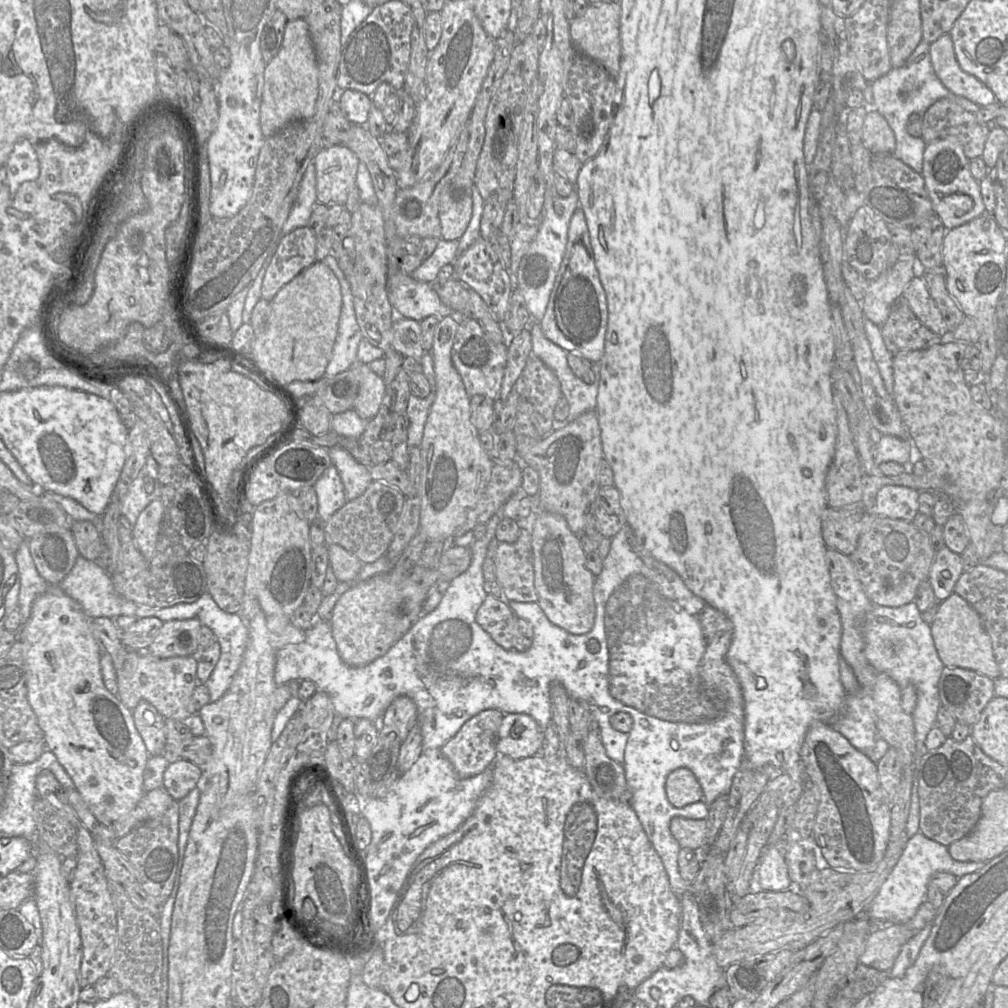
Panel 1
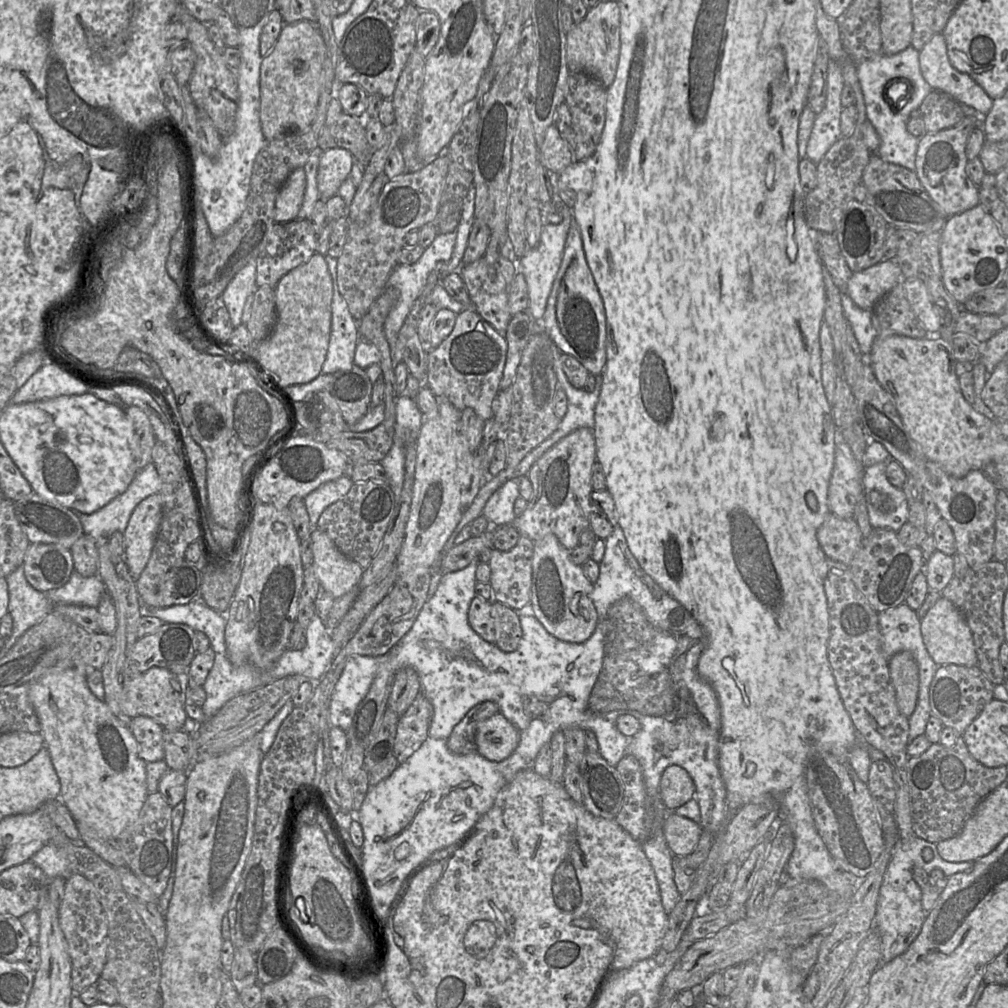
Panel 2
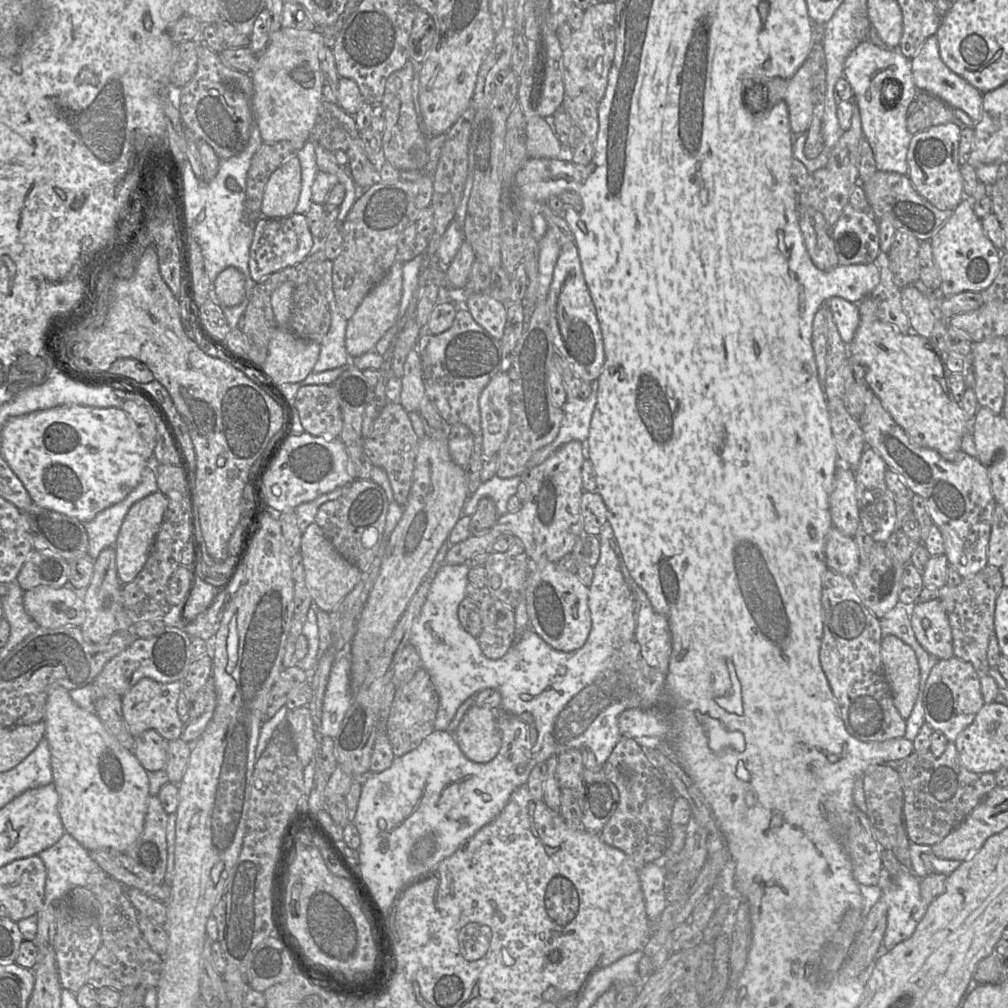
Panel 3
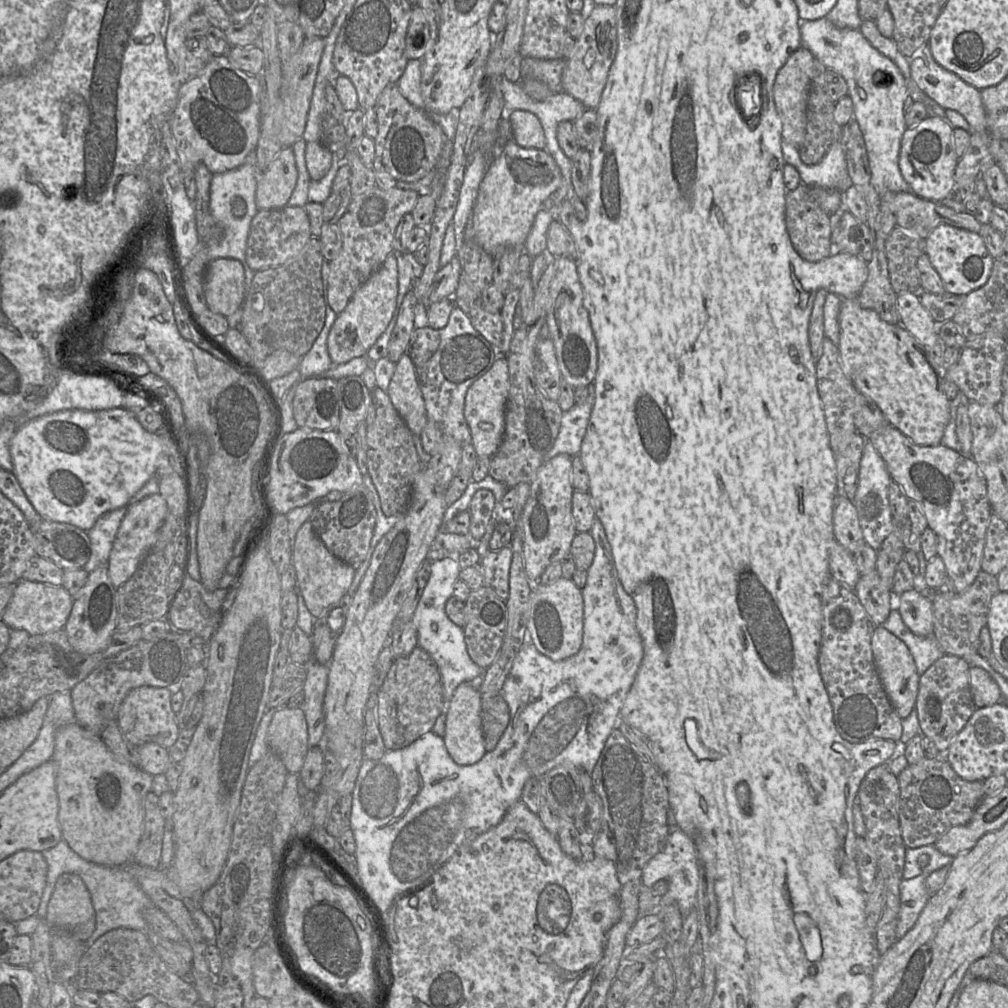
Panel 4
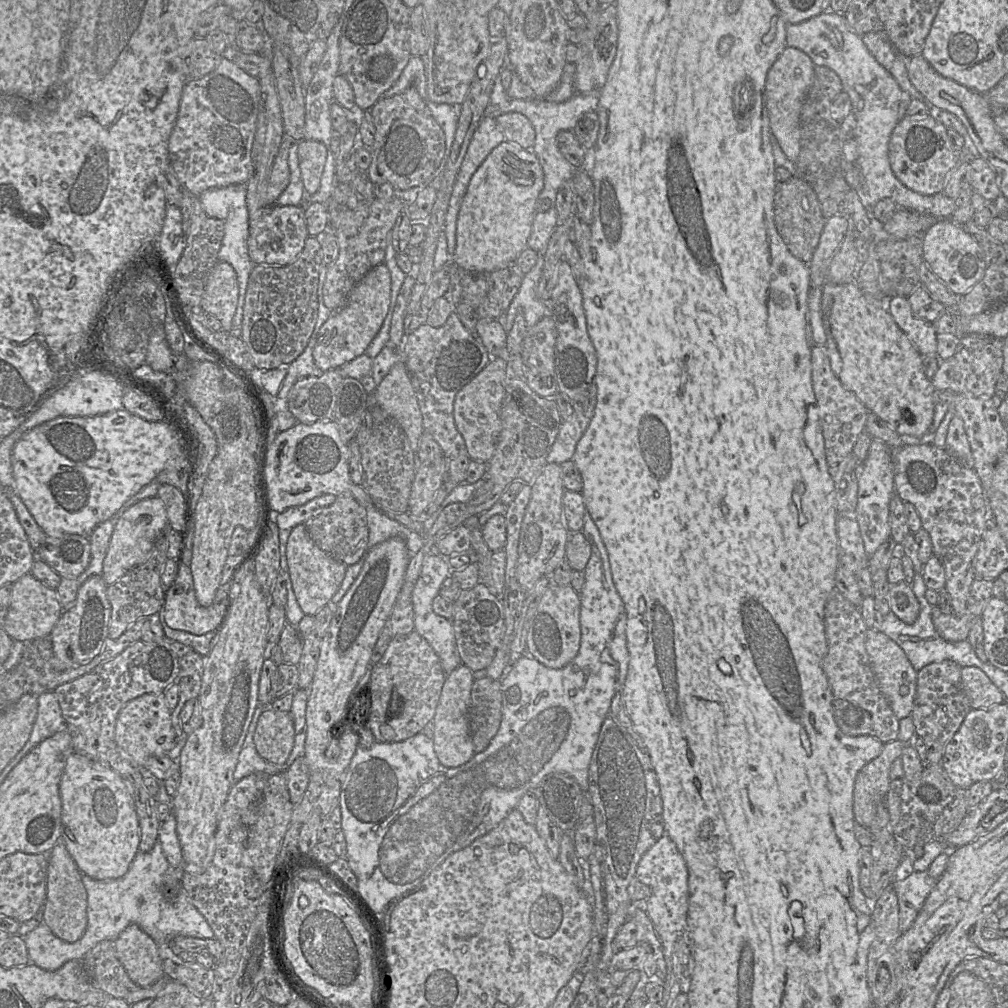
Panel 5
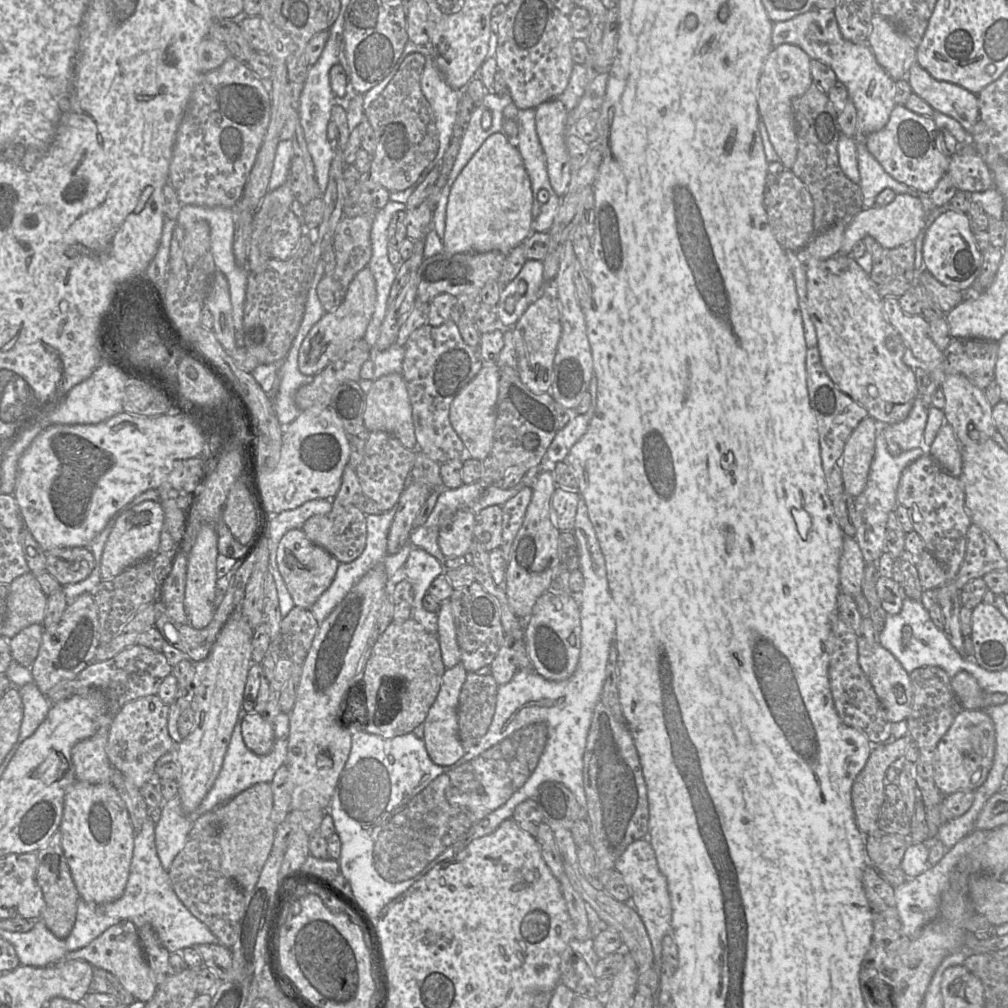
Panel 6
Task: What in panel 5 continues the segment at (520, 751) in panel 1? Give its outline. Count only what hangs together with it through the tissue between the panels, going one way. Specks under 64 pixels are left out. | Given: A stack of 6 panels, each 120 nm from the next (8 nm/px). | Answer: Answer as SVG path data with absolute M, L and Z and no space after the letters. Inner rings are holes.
M463 663L446 675L436 712L432 719L434 723L434 736L432 738L434 750L440 763L447 768L459 767L475 755L468 720L473 682L472 671Z

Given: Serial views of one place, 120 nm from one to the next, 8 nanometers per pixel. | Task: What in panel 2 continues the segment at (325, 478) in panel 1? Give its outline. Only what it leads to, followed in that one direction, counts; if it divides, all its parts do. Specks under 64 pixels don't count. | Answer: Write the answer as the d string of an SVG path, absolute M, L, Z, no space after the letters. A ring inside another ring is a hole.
M348 475L323 483L304 497L311 527L317 527L322 512L331 504L344 497L350 490L353 481Z

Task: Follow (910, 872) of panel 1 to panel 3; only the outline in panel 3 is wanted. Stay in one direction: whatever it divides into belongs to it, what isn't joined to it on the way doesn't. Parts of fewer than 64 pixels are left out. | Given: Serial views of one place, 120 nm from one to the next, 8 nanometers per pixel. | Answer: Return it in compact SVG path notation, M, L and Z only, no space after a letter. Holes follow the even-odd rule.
M910 842L909 853L915 876L911 875L906 867L903 867L902 870L893 877L889 876L882 868L882 878L880 878L878 883L882 891L882 899L887 905L886 930L883 937L883 948L886 951L891 950L900 942L908 939L914 933L918 923L926 912L928 905L923 901L920 895L920 879L927 876L927 869L921 859L921 854L927 854L934 870L946 876L950 875L960 866L961 862L963 862L937 857L933 853L930 845L920 845Z

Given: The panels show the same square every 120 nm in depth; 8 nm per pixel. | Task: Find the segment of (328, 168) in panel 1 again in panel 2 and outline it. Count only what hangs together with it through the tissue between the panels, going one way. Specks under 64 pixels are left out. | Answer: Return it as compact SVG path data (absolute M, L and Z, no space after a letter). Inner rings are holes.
M343 148L321 151L317 186L320 200L328 200L338 194L341 184L350 176L354 158Z

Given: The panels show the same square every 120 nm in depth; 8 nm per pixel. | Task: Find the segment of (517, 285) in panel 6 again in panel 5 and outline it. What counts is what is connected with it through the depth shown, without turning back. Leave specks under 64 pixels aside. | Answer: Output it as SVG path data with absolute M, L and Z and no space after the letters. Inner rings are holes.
M540 254L535 266L523 275L520 288L509 305L506 314L501 314L499 317L498 321L506 333L511 330L519 311L522 311L528 328L534 326L543 317L551 317L551 311L543 303L551 301L552 297L540 300L536 296L536 288L542 274L543 266L544 258L543 254Z

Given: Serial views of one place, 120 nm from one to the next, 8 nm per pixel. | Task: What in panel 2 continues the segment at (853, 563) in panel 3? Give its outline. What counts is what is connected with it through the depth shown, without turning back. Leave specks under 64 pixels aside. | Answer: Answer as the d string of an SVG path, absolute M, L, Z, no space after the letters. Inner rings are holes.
M829 514L817 530L818 544L828 560L850 565L862 544L862 533L855 518L839 518Z

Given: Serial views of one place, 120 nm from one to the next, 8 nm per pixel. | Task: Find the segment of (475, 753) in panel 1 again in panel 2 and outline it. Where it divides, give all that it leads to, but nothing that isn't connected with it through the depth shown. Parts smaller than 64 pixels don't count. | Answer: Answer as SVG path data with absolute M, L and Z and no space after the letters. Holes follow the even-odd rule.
M485 701L472 707L454 726L447 739L448 749L457 755L475 752L475 734L478 725L498 712L499 707L493 701Z

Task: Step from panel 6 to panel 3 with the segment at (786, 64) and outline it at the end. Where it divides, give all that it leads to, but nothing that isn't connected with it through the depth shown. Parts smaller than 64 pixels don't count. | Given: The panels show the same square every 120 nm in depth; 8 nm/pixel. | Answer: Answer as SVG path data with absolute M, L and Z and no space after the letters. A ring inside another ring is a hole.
M804 62L787 81L784 101L787 104L792 134L805 133L812 119L809 63Z

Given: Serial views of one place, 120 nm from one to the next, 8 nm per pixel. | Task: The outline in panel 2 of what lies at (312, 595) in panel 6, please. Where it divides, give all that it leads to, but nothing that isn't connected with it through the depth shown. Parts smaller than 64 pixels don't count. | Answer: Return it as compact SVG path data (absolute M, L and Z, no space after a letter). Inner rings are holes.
M318 527L310 536L313 568L320 586L335 599L351 590L358 589L364 569L344 555Z

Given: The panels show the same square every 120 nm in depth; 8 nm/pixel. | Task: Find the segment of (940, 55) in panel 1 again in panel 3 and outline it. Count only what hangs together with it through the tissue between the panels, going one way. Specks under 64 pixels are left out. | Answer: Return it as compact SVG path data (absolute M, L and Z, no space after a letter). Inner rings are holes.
M936 35L930 36L924 42L917 54L911 58L911 65L914 81L919 91L928 92L940 98L951 108L963 110L975 123L979 122L982 115L983 93L943 62Z

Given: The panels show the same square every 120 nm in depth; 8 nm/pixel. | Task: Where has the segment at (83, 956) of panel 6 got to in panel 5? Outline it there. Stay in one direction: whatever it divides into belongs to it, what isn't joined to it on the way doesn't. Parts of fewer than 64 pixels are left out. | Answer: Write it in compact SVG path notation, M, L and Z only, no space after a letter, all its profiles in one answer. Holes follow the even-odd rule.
M131 924L119 934L115 951L135 984L148 987L163 977L158 944L138 925Z

